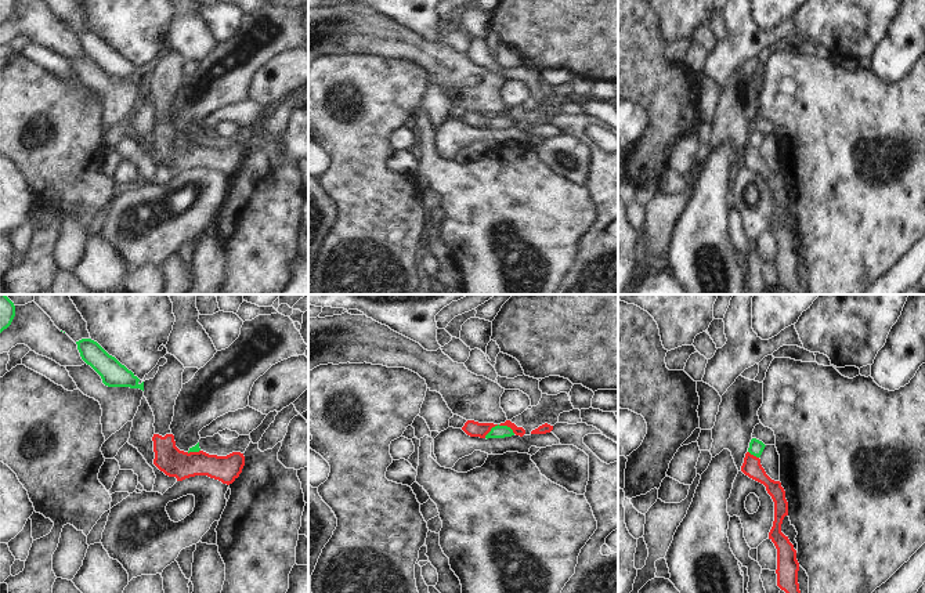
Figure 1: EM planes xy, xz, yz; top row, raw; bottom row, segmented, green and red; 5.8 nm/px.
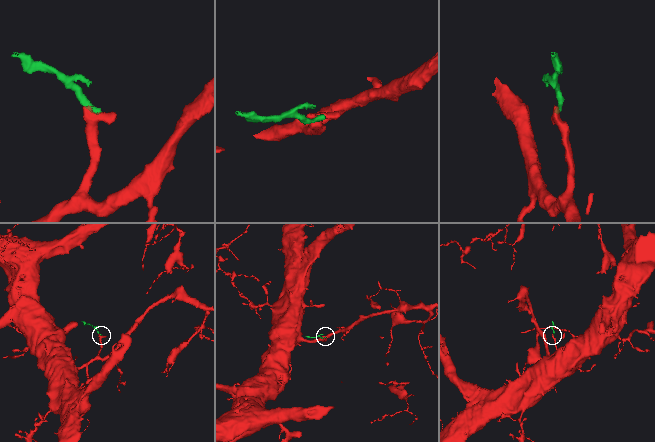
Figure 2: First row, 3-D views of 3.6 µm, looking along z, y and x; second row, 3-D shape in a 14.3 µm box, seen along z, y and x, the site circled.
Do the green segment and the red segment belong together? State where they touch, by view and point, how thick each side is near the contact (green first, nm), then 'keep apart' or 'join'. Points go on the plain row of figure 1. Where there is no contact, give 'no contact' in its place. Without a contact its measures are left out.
xz (498, 115) | 80/50 nm | keep apart

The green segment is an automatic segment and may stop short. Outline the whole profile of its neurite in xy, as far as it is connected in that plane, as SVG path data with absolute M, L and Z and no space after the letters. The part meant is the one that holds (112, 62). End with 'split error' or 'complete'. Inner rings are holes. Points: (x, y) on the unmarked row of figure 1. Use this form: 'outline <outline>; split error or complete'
outline M82 29L76 32L82 50L90 55L108 77L130 77L144 82L144 72L122 55L115 47L109 46L97 32Z; complete

